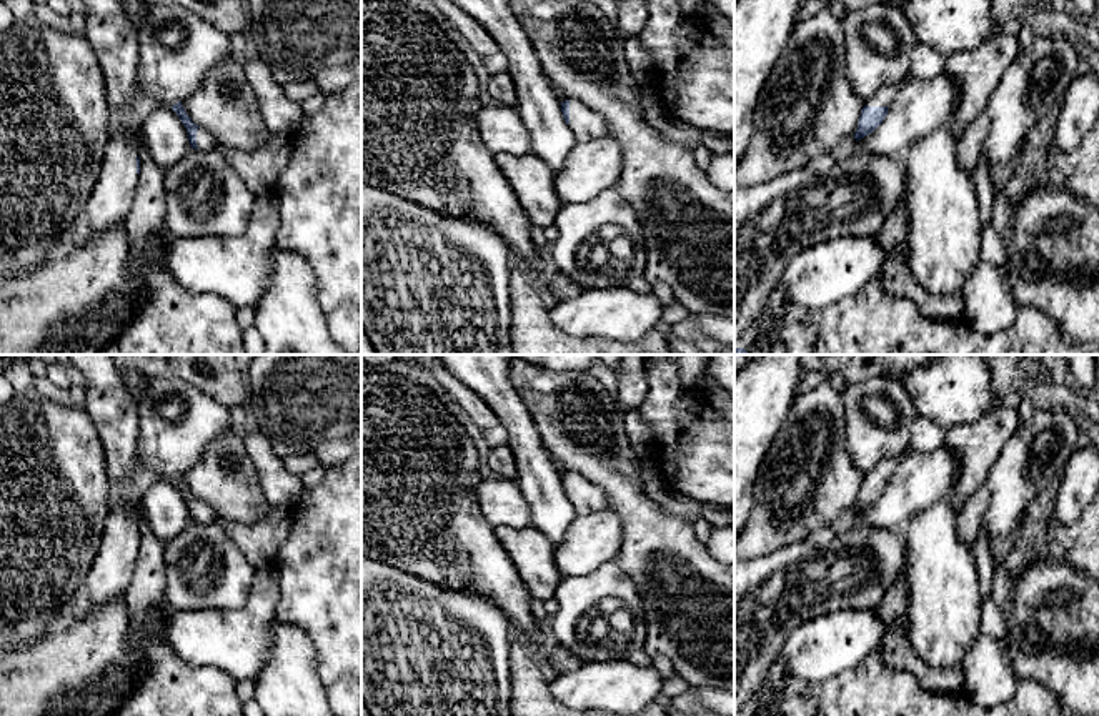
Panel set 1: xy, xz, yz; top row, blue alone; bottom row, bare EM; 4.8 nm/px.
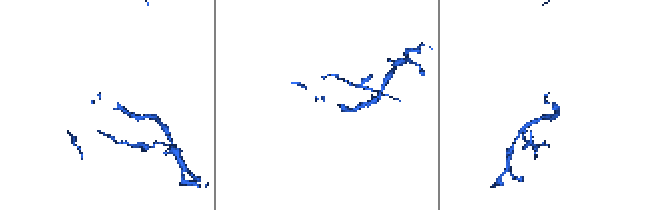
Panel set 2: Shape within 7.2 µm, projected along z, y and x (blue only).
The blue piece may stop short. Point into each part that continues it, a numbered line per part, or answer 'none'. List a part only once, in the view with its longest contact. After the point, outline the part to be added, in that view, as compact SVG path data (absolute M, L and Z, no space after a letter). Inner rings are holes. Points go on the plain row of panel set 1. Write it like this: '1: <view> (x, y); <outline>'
1: xz (585, 497); M569 473L569 496L578 515L609 510L604 491L578 473Z

